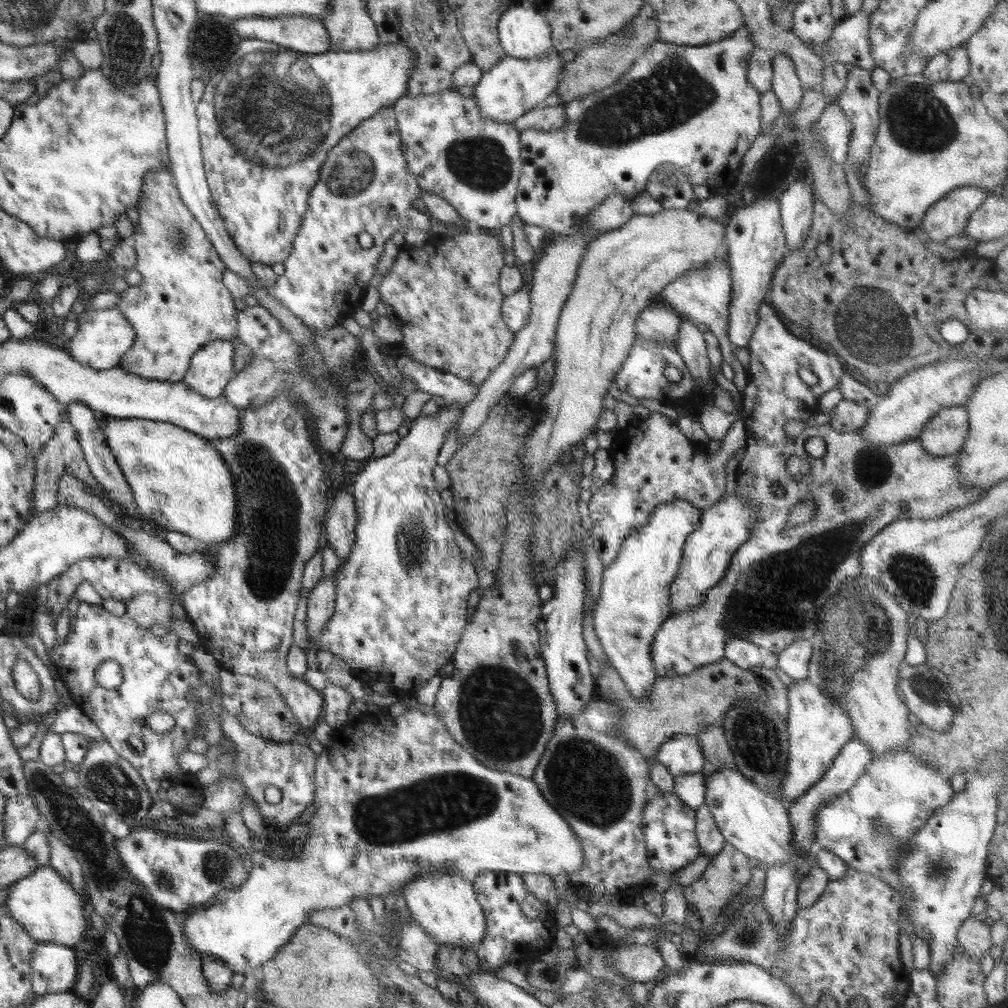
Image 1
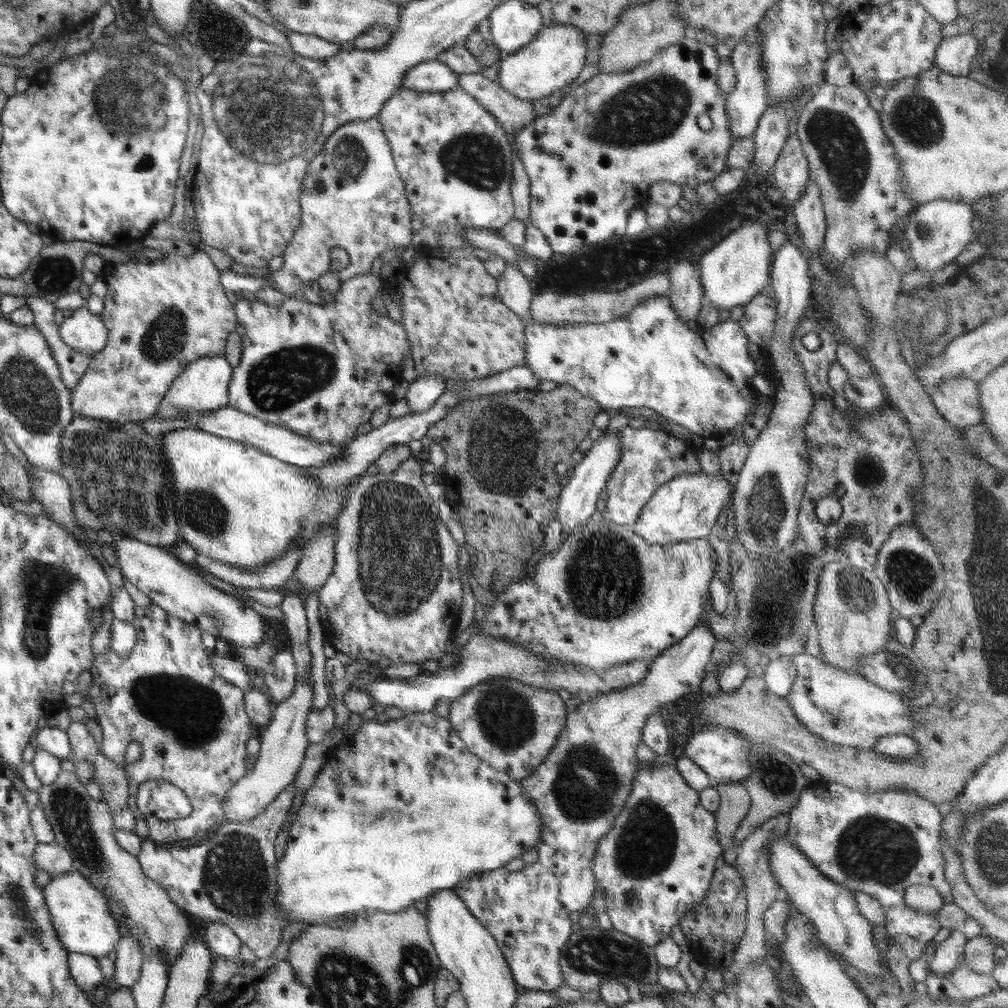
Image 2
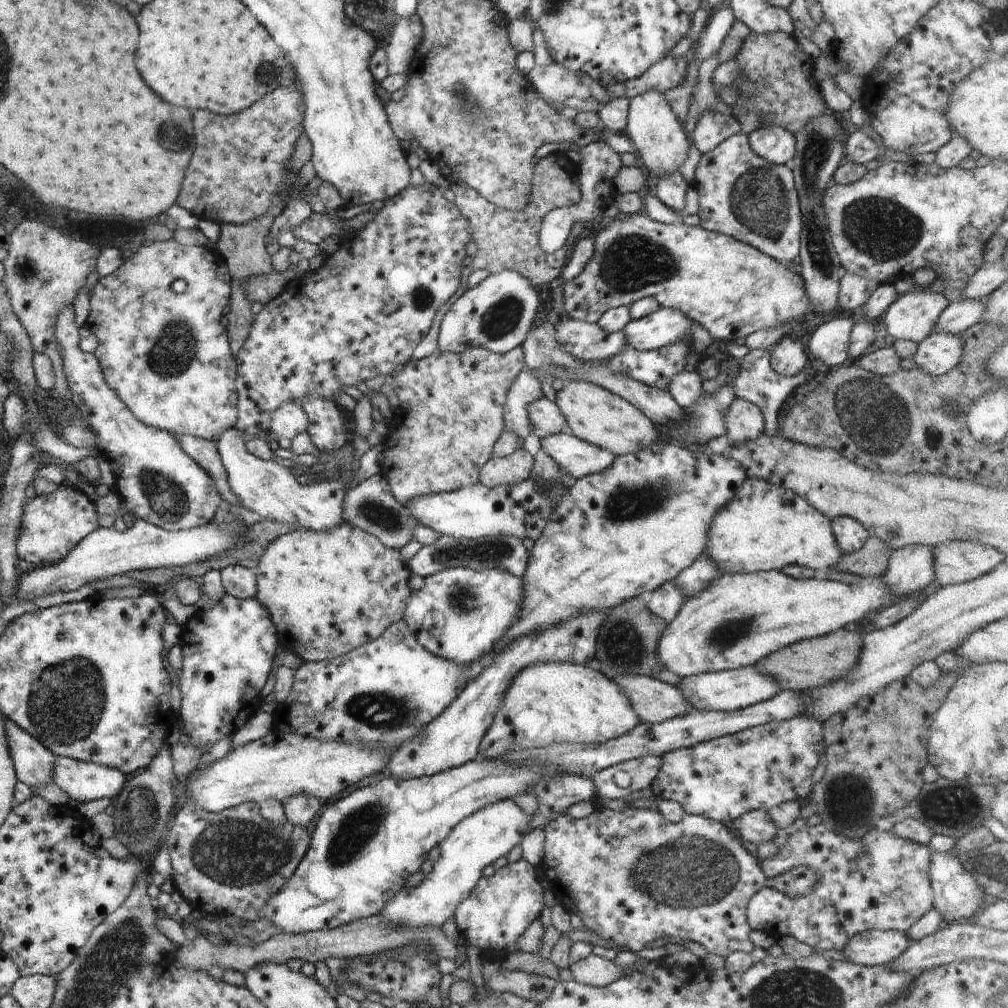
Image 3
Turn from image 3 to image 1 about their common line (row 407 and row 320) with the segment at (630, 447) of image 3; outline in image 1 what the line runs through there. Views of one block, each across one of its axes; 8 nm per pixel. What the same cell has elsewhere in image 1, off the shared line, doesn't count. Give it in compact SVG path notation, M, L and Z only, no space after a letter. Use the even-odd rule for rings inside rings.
M687 208L663 209L660 214L635 214L624 226L601 234L586 245L580 267L576 269L576 279L572 283L556 326L556 375L550 384L550 390L544 394L539 404L537 428L527 437L524 448L520 450L524 479L528 483L544 479L550 465L564 451L568 451L576 442L596 434L596 423L604 410L604 395L608 392L610 384L616 382L617 371L634 343L636 334L633 325L637 322L637 314L659 299L664 288L684 273L704 267L712 259L729 257L725 236L726 226L718 223L716 219L699 216Z

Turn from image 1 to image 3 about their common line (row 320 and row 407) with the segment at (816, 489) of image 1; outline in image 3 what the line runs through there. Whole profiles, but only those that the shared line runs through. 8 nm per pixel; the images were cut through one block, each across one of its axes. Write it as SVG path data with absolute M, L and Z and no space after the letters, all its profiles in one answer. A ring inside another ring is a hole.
M755 349L750 350L744 358L741 358L738 361L738 366L741 370L740 376L736 376L734 383L731 385L736 397L754 404L762 412L765 423L765 434L772 437L779 435L779 420L784 408L790 401L790 394L792 398L792 392L798 386L802 386L802 384L815 376L812 369L808 365L802 372L798 372L794 376L777 374L771 366L769 352Z

